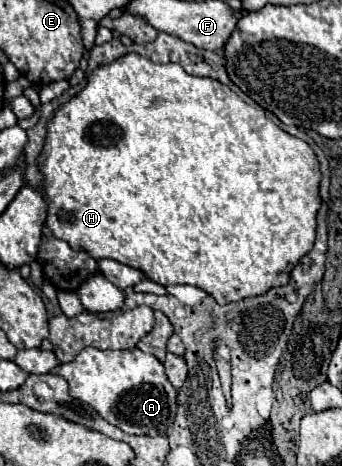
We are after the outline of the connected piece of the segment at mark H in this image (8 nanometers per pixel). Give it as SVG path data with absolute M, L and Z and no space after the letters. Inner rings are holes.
M128 53L120 59L116 59L114 63L110 65L104 65L104 67L98 67L90 77L88 77L88 85L74 97L70 99L54 117L52 123L48 123L48 139L46 139L46 145L44 145L44 151L40 153L38 157L38 163L40 163L40 171L44 173L46 177L46 201L48 201L48 219L46 219L46 225L52 229L54 237L66 241L72 249L82 249L86 253L90 253L90 257L94 259L114 259L118 263L124 263L128 267L134 267L134 269L140 269L150 281L154 283L160 283L160 285L194 285L194 287L200 287L204 289L208 295L212 295L220 305L226 305L226 303L232 303L232 301L240 301L240 299L246 299L246 297L254 297L254 295L262 295L274 287L282 287L286 285L286 281L290 281L290 271L294 269L294 265L298 265L298 261L312 249L314 245L314 237L316 237L316 215L318 215L318 209L322 205L322 199L320 199L320 191L318 191L318 185L320 185L320 179L322 179L322 173L320 173L320 163L318 163L318 157L314 153L314 149L286 133L284 129L280 129L272 119L266 117L266 111L262 107L252 107L248 103L244 103L232 89L228 89L226 85L222 85L220 81L216 79L210 79L210 77L194 77L194 75L188 75L180 65L176 63L168 63L168 65L160 65L160 63L152 63L148 57L142 57L138 53Z

